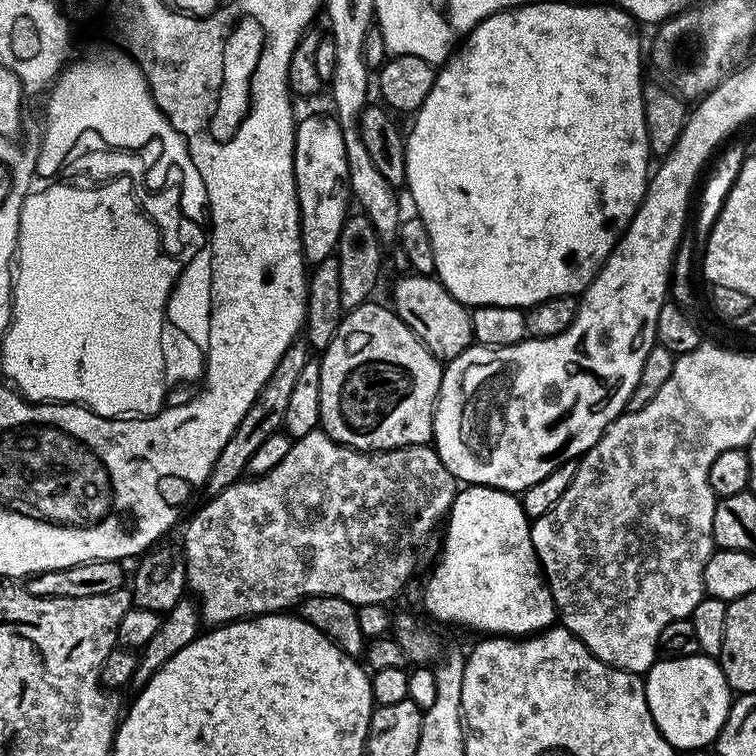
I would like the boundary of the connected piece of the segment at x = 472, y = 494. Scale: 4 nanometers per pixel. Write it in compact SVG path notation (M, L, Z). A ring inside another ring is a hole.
M485 484L461 487L448 511L447 524L444 549L424 584L424 608L434 619L484 632L480 634L499 634L506 630L509 638L526 638L526 628L535 634L557 623L556 604L544 579L544 567L534 550L530 517L525 514L519 495L488 488Z

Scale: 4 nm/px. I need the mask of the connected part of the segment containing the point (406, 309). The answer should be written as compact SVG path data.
M407 274L401 275L397 280L392 288L391 307L437 358L447 362L470 347L473 339L469 309L455 300L435 275Z

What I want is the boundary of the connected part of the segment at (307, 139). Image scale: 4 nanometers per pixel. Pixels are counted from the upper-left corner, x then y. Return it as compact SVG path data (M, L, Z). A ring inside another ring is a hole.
M308 116L296 125L294 178L300 207L300 241L304 259L312 266L321 264L335 253L342 226L350 215L348 163L346 146L342 142L343 133L339 126L328 128L328 120L324 116Z

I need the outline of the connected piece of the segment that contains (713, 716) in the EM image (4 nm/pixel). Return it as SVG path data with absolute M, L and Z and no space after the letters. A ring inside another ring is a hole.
M703 654L660 658L648 669L643 682L652 720L673 748L709 747L719 736L734 699L719 659Z

